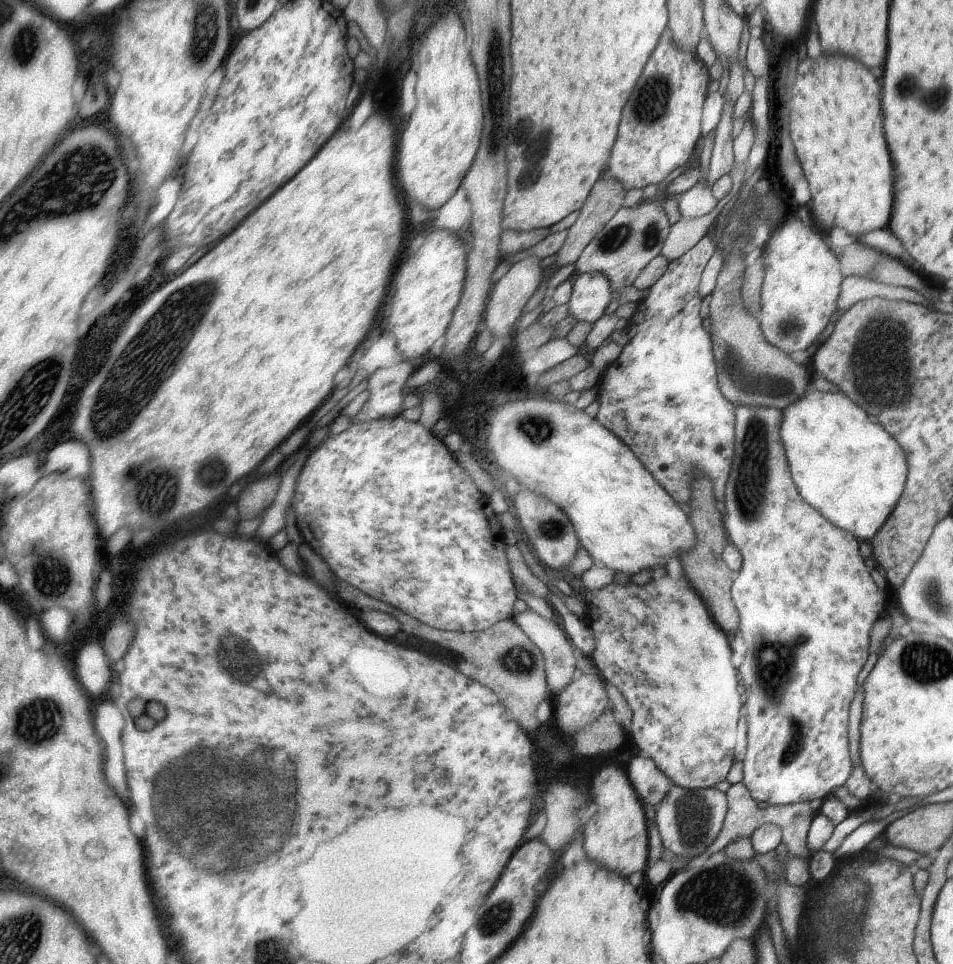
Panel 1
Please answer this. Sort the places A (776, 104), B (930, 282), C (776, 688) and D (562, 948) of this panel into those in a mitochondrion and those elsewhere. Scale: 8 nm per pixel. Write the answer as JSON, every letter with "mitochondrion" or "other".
{"A":"other","B":"other","C":"mitochondrion","D":"other"}

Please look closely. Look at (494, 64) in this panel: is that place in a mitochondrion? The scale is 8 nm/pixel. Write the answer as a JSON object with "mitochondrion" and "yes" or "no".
{"mitochondrion":"yes"}

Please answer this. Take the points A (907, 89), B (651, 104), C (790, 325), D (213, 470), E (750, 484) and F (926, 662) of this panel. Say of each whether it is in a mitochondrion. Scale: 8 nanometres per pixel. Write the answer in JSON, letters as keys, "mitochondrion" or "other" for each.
{"A":"mitochondrion","B":"mitochondrion","C":"mitochondrion","D":"mitochondrion","E":"mitochondrion","F":"mitochondrion"}

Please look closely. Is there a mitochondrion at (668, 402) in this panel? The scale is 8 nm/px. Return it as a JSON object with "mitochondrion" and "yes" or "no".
{"mitochondrion":"yes"}

